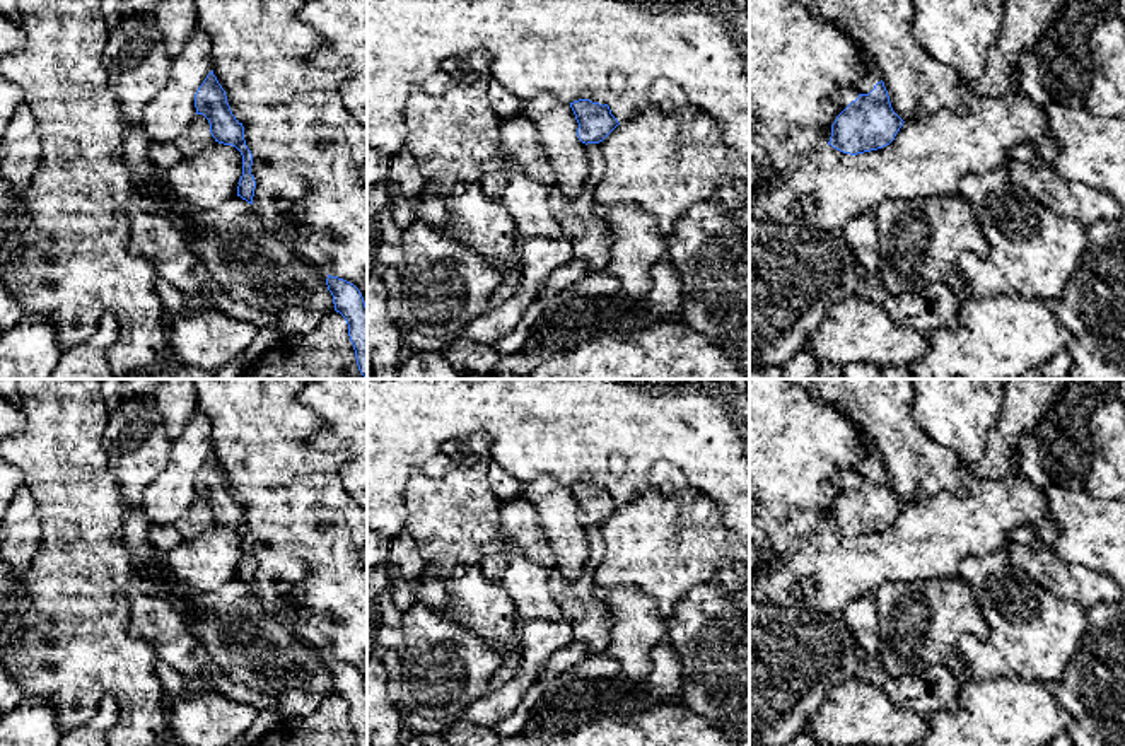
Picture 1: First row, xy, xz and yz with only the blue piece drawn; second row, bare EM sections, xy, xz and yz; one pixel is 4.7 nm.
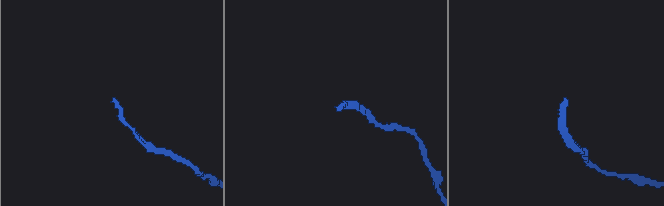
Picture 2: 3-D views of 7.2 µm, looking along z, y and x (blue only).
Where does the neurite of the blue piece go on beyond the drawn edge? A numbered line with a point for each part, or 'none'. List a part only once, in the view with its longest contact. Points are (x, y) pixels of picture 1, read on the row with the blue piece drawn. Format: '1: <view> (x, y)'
1: yz (869, 77)

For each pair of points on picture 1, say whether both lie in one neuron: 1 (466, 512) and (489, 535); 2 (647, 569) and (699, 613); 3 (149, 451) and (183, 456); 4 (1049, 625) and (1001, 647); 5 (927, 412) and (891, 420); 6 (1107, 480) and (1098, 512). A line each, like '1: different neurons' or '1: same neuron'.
1: same neuron
2: different neurons
3: different neurons
4: same neuron
5: different neurons
6: different neurons

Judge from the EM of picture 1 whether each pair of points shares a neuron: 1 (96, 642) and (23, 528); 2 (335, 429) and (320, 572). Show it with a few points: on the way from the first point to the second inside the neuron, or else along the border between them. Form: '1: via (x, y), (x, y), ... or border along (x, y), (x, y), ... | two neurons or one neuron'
1: border along (36, 509), (41, 542), (21, 581) | two neurons
2: border along (316, 415), (308, 444), (342, 458), (345, 489) | two neurons

